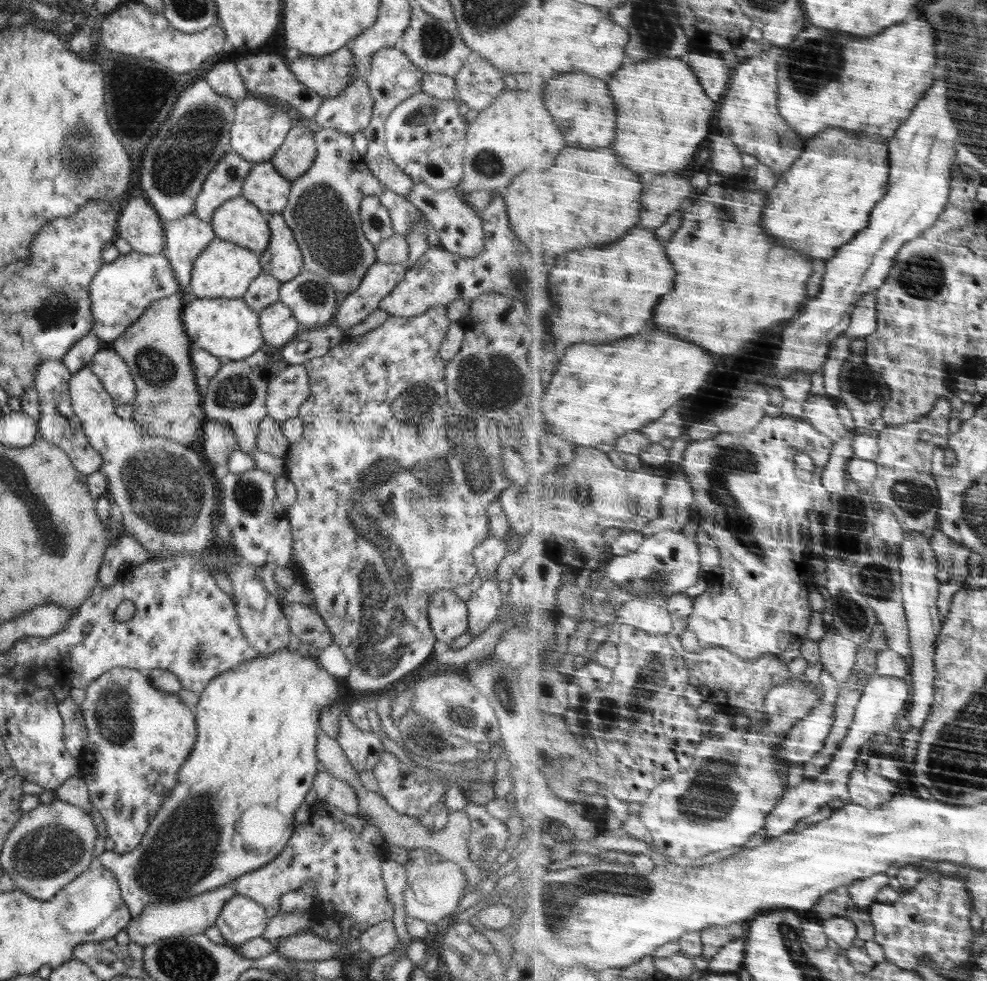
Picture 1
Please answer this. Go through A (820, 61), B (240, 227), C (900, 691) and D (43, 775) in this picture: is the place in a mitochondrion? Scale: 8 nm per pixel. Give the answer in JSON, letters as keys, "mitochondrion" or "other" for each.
{"A":"mitochondrion","B":"other","C":"other","D":"other"}

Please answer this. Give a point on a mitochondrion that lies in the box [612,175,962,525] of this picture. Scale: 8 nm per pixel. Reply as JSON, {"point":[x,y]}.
{"point":[921,276]}

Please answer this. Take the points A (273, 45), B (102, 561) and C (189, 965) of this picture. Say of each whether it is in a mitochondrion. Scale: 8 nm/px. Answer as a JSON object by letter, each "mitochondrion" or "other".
{"A":"other","B":"other","C":"mitochondrion"}

